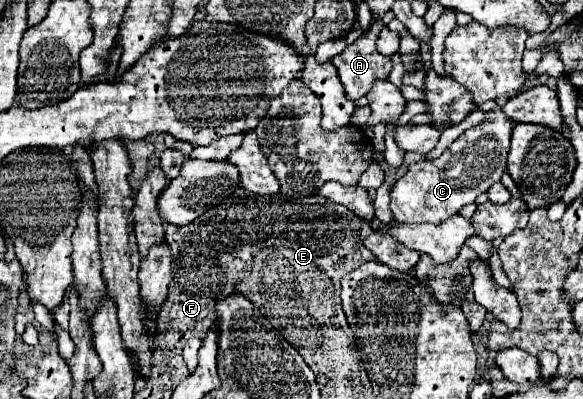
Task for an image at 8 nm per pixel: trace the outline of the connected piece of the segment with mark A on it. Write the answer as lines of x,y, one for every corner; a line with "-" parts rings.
382,21
372,23
366,35
362,35
358,41
348,45
340,55
332,59
338,69
338,77
346,89
346,97
350,101
368,95
374,81
388,79
392,71
392,59
384,57
376,49
376,39
382,29

